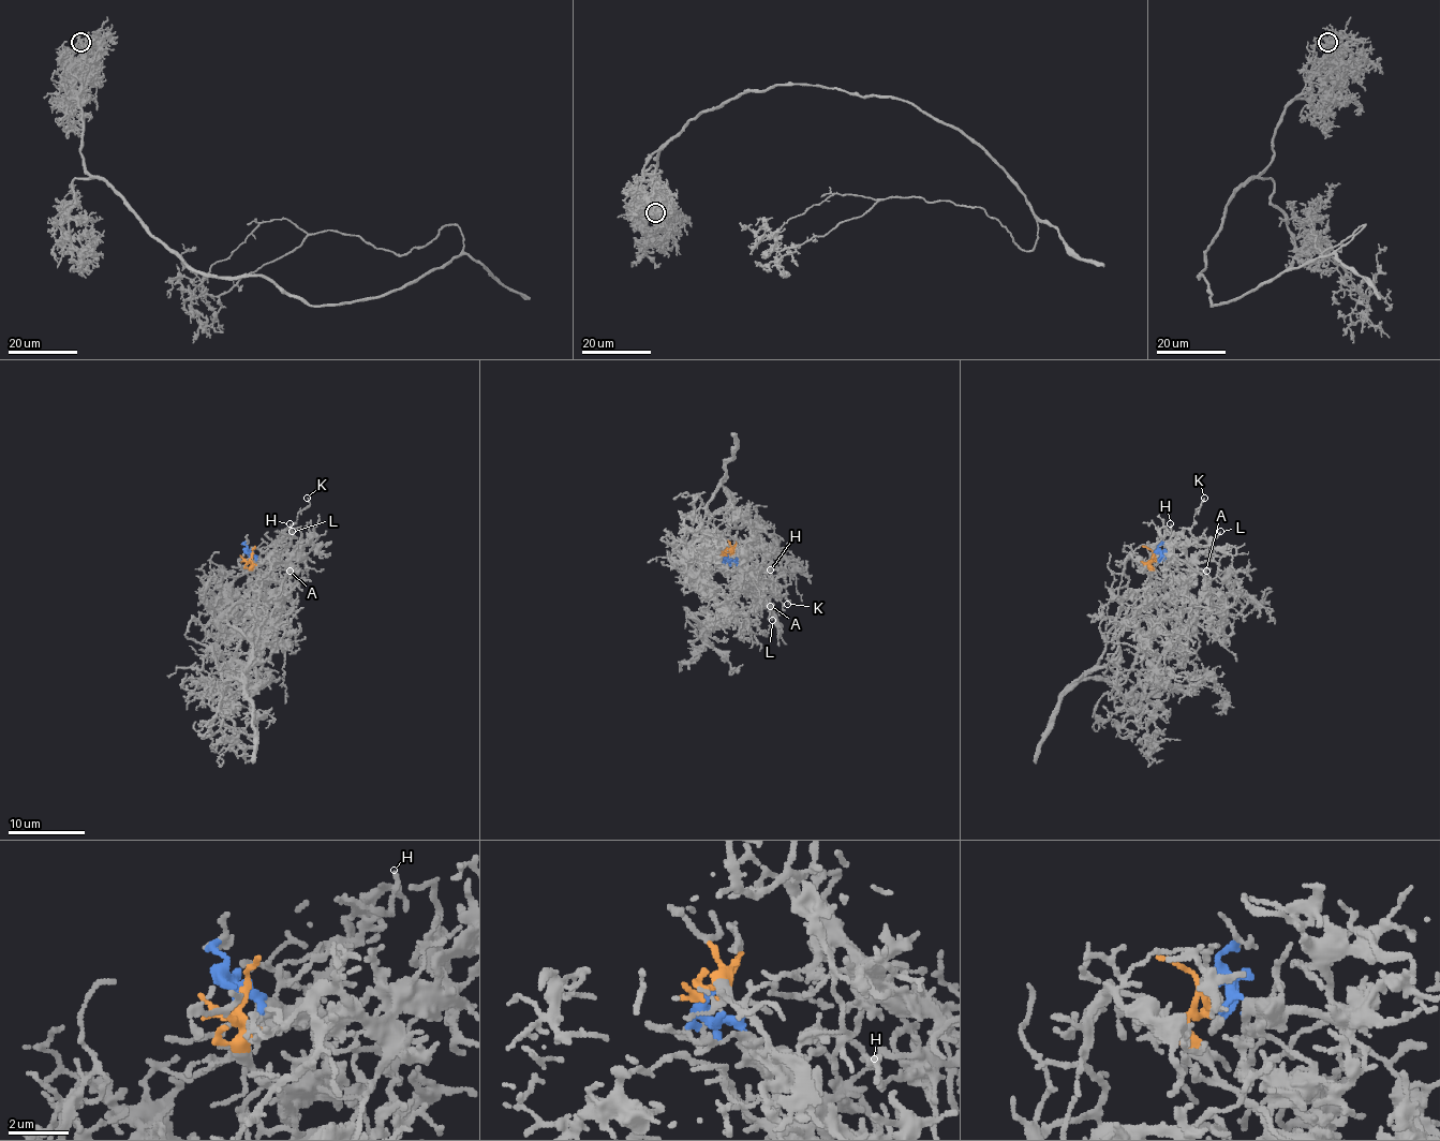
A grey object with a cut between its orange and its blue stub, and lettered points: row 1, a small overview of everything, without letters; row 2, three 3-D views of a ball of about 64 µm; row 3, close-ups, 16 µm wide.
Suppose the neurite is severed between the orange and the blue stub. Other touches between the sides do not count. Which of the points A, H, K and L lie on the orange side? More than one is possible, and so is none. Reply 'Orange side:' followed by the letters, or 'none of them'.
Orange side: A

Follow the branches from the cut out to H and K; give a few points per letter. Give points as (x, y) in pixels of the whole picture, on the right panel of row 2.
H: (1154, 554), (1169, 556), (1181, 543), (1171, 533), (1171, 523)
K: (1154, 554), (1169, 556), (1178, 545), (1181, 535), (1193, 523), (1193, 514), (1203, 499)

